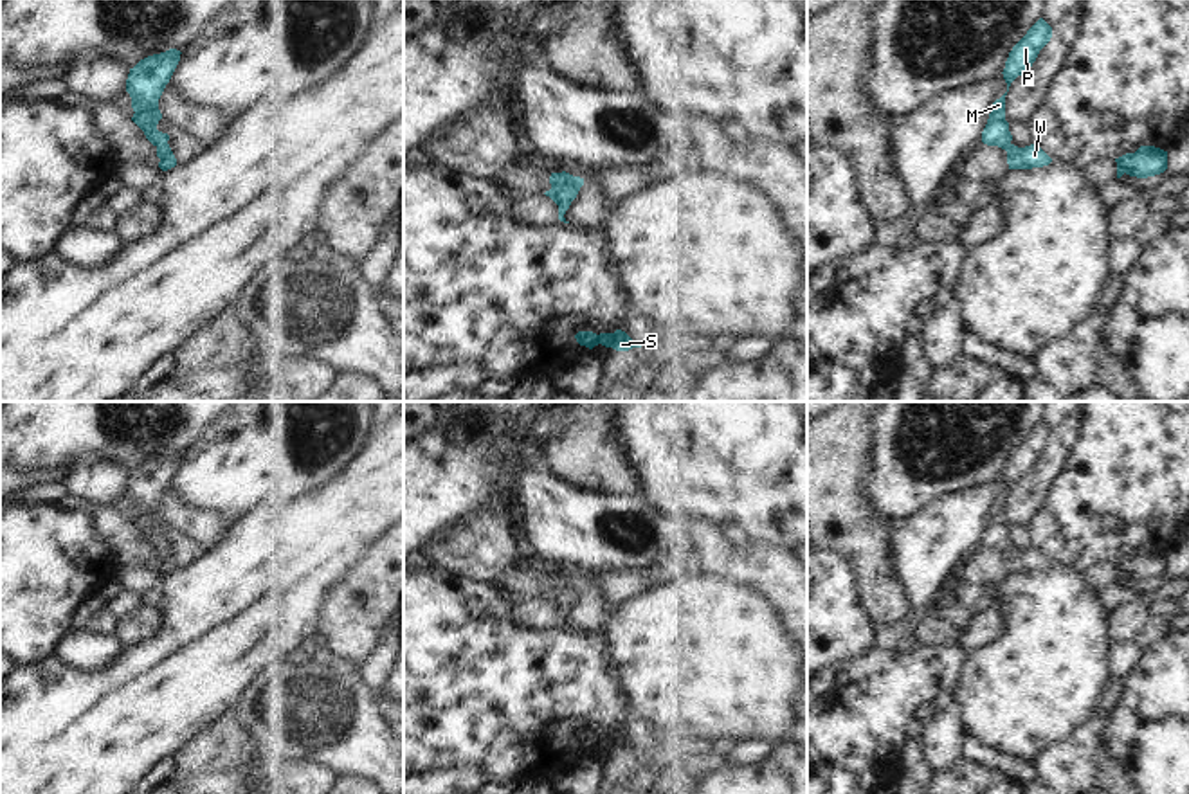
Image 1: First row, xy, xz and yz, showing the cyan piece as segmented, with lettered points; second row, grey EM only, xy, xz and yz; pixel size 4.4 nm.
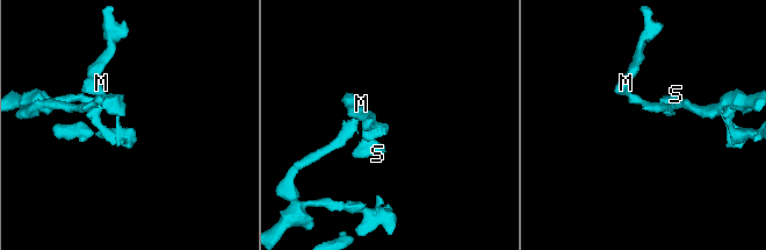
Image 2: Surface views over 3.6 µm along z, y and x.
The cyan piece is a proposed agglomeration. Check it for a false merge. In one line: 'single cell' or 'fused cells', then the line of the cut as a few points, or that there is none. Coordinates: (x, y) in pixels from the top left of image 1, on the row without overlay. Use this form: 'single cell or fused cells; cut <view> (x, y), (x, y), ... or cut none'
single cell; cut none

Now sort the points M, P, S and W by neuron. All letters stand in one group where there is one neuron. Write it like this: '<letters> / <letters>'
M P S W

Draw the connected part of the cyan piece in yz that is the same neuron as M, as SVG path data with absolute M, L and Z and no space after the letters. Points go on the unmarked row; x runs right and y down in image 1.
M1007 495L993 506L987 528L982 535L982 546L1005 553L1009 573L1032 573L1048 569L1052 562L1039 549L1030 547L1018 551L1011 546L1012 538L1009 535L1009 526L1005 524L1005 499Z

